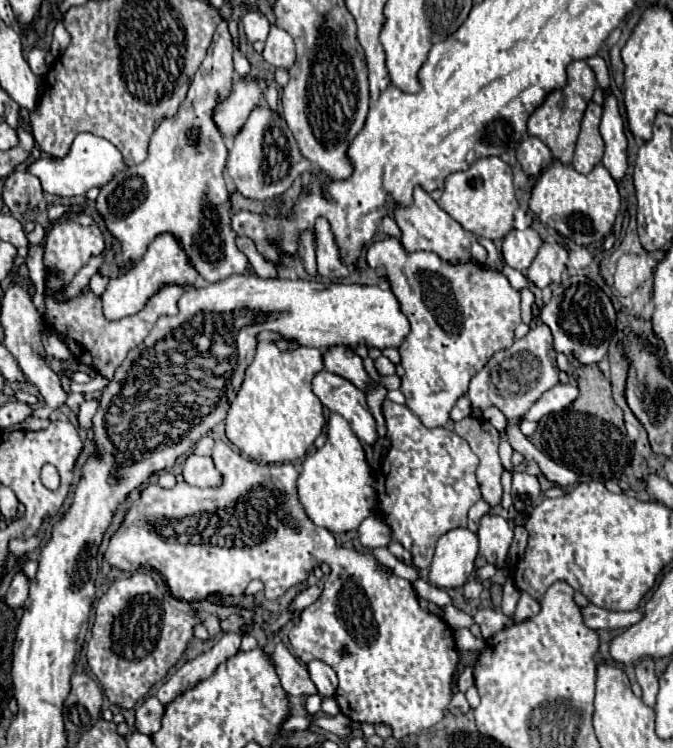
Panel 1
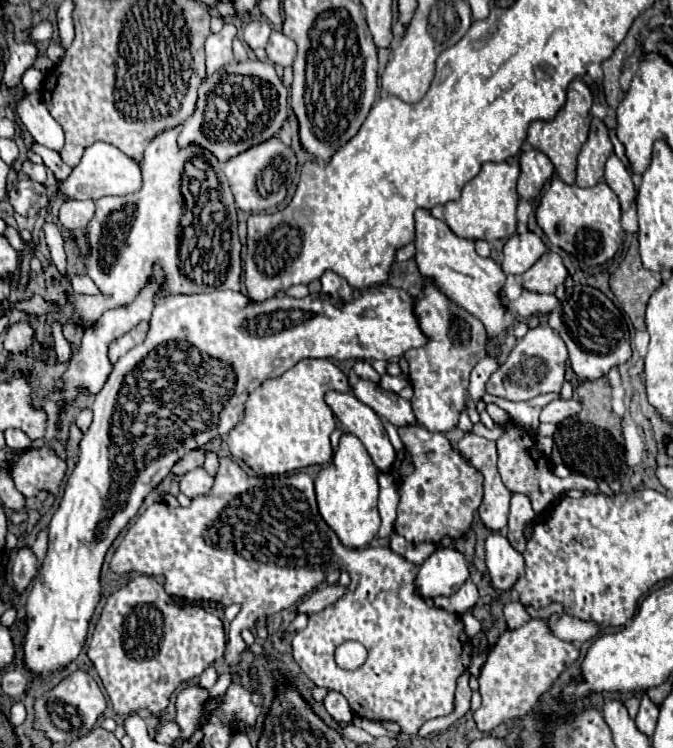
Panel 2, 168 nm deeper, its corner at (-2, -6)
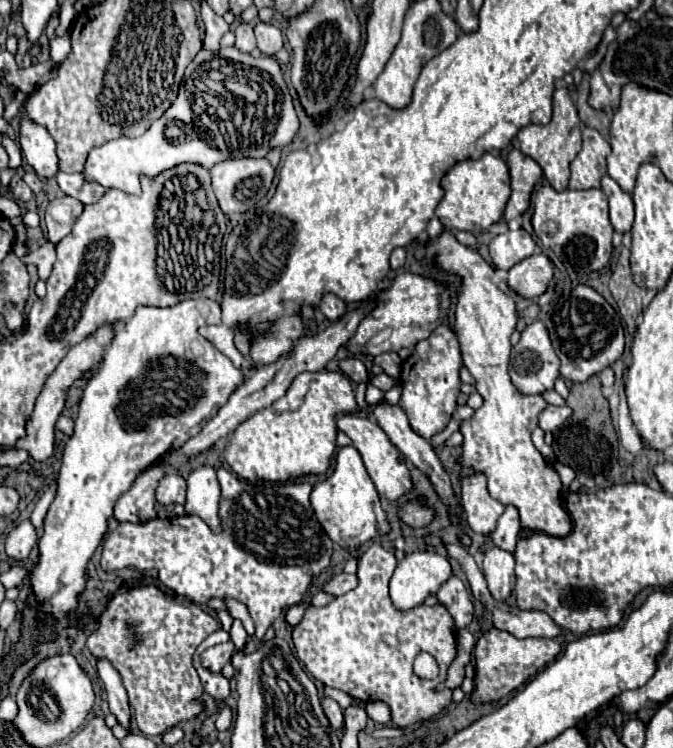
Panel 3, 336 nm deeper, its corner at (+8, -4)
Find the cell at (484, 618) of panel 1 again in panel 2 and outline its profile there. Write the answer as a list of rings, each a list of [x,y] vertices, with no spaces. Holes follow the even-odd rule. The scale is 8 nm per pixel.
[[[465,612],[465,614],[461,616],[461,620],[463,620],[465,632],[467,632],[469,638],[475,638],[475,636],[481,632],[481,622],[479,622],[471,612]]]

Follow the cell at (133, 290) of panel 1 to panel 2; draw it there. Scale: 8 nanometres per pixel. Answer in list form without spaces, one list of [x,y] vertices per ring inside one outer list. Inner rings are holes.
[[[155,268],[151,280],[147,282],[147,288],[143,288],[143,292],[139,292],[139,296],[123,306],[123,308],[113,308],[113,310],[107,310],[103,312],[103,316],[89,328],[85,328],[85,334],[83,334],[83,340],[81,340],[81,350],[73,354],[73,360],[71,364],[67,366],[67,372],[65,372],[65,390],[61,392],[53,392],[51,398],[59,404],[59,408],[63,410],[63,404],[65,402],[71,402],[81,388],[87,388],[89,392],[99,392],[103,388],[103,384],[107,382],[107,376],[111,374],[111,362],[107,358],[107,346],[111,340],[127,334],[131,328],[135,328],[141,320],[149,320],[151,318],[151,312],[153,312],[153,306],[155,306],[155,298],[159,296],[159,288],[163,288],[163,272],[159,272],[159,268]]]

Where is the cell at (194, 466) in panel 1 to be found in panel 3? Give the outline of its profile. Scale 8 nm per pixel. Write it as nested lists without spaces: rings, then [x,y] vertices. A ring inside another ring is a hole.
[[[165,474],[155,490],[155,502],[161,506],[169,504],[185,504],[185,488],[187,482],[179,474]]]

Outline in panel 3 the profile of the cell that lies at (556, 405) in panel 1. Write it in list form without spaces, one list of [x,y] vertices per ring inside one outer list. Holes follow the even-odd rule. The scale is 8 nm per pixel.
[[[547,403],[547,408],[539,416],[539,426],[541,426],[543,432],[553,432],[555,428],[559,428],[573,414],[573,410],[569,406],[549,406],[553,404]]]

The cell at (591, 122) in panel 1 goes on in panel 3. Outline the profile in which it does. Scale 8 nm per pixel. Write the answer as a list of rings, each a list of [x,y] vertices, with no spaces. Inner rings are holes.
[[[585,126],[583,128],[583,148],[577,154],[577,158],[571,162],[569,190],[599,188],[601,178],[607,172],[605,158],[609,156],[609,152],[611,152],[609,142],[595,128]]]

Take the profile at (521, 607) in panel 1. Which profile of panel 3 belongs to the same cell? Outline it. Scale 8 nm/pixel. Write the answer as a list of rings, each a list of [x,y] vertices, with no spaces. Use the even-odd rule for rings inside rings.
[[[507,506],[497,522],[497,528],[491,534],[493,546],[497,546],[501,550],[515,550],[519,530],[521,530],[521,524],[519,524],[517,510],[513,506]]]

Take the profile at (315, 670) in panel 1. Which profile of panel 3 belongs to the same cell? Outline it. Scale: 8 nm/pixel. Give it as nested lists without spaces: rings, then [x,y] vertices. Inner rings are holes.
[[[323,698],[321,706],[323,706],[323,710],[325,710],[325,714],[327,714],[329,722],[331,722],[331,728],[341,730],[343,728],[343,710],[341,710],[341,706],[331,698]]]

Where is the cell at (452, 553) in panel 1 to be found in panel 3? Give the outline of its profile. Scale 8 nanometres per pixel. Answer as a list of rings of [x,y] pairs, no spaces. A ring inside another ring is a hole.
[[[437,552],[407,554],[389,582],[389,598],[397,610],[409,610],[439,590],[451,578],[451,564]]]

